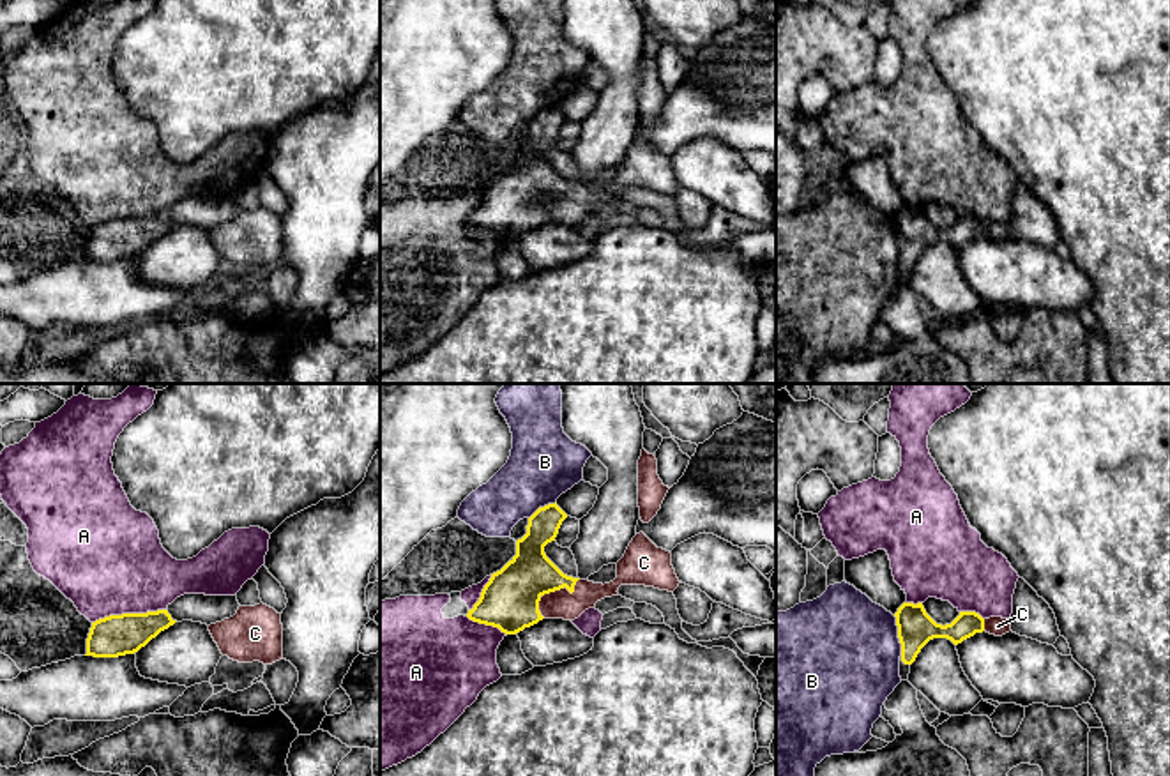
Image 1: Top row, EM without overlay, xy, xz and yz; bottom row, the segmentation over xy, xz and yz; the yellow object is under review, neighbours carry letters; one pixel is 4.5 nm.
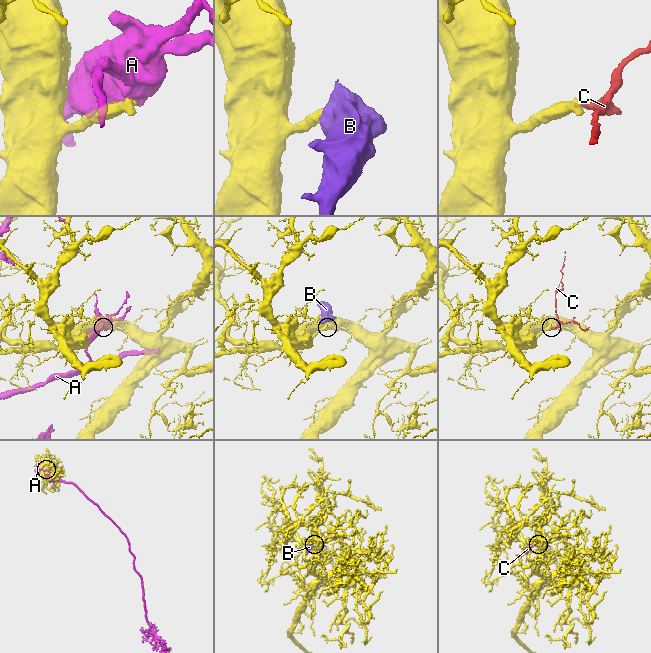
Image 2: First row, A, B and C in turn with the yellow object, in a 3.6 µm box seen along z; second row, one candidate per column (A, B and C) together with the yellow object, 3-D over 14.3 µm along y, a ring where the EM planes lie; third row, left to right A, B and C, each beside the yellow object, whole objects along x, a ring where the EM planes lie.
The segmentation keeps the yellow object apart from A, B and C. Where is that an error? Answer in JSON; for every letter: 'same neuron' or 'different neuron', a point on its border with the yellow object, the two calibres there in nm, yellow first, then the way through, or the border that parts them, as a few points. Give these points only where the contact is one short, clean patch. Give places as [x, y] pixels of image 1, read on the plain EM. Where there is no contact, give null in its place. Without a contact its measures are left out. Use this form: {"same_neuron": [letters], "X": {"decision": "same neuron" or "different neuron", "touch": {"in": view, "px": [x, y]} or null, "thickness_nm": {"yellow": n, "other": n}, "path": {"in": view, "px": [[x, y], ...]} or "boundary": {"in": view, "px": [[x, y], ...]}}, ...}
{"same_neuron": ["C"], "A": {"decision": "different neuron", "touch": {"in": "xy", "px": [128, 218]}, "thickness_nm": {"yellow": 190, "other": 480}}, "B": {"decision": "different neuron", "touch": {"in": "yz", "px": [898, 239]}, "thickness_nm": {"yellow": 170, "other": 500}, "boundary": {"in": "yz", "px": [[893, 220], [898, 230], [902, 258]]}}, "C": {"decision": "same neuron", "touch": {"in": "xz", "px": [555, 193]}, "thickness_nm": {"yellow": 260, "other": 130}, "path": {"in": "xz", "px": [[509, 205], [522, 193], [555, 193], [561, 207]]}}}

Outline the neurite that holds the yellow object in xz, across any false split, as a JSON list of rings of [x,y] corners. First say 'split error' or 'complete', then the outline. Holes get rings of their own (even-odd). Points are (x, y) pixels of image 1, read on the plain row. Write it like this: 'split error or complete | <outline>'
split error | [[[555,108],[539,111],[527,129],[527,138],[516,145],[516,159],[484,189],[479,205],[467,221],[474,226],[498,232],[505,239],[516,239],[543,223],[574,224],[597,205],[619,200],[620,189],[645,189],[673,196],[679,182],[672,170],[672,157],[657,152],[643,136],[629,147],[624,161],[617,166],[617,182],[610,187],[594,187],[564,179],[544,157],[544,150],[555,145],[567,118]]]

